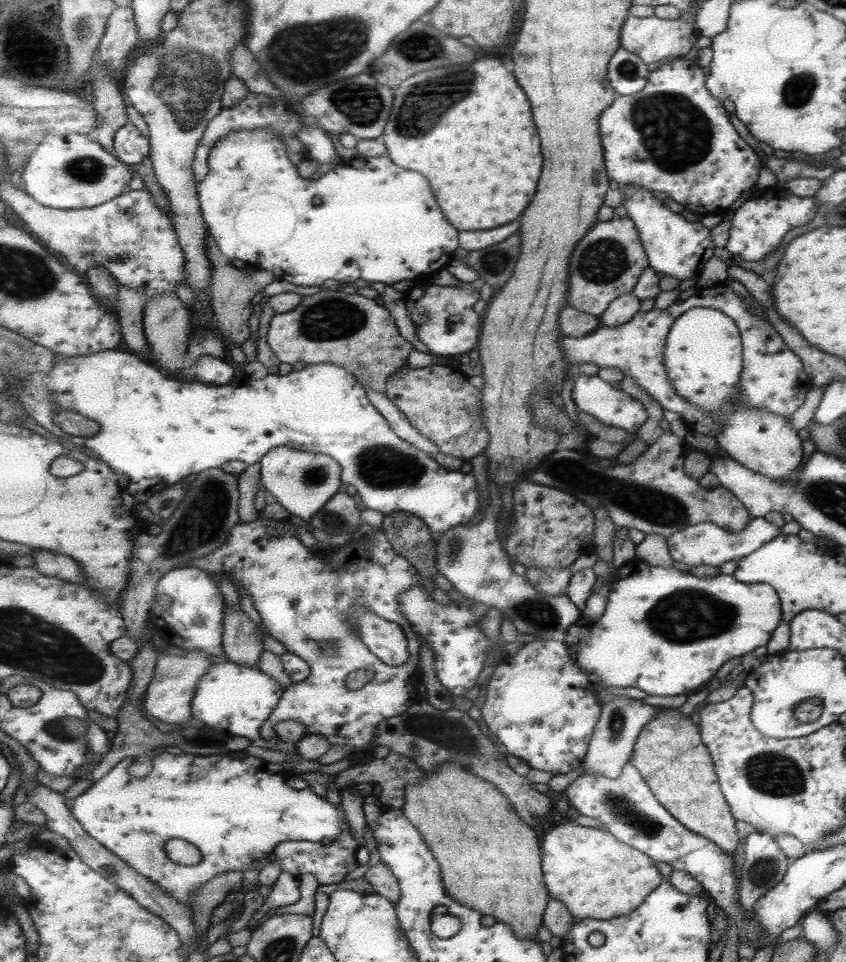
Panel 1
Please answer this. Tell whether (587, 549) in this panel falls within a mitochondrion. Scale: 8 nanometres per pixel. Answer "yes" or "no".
no

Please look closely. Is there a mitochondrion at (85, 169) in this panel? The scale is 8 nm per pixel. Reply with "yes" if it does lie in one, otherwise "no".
yes

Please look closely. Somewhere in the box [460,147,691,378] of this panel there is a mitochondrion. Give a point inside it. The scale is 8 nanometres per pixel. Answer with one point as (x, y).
(604, 260)

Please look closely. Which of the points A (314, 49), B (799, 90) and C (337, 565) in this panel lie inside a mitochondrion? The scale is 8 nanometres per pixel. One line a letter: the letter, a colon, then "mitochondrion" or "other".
A: mitochondrion
B: mitochondrion
C: other

